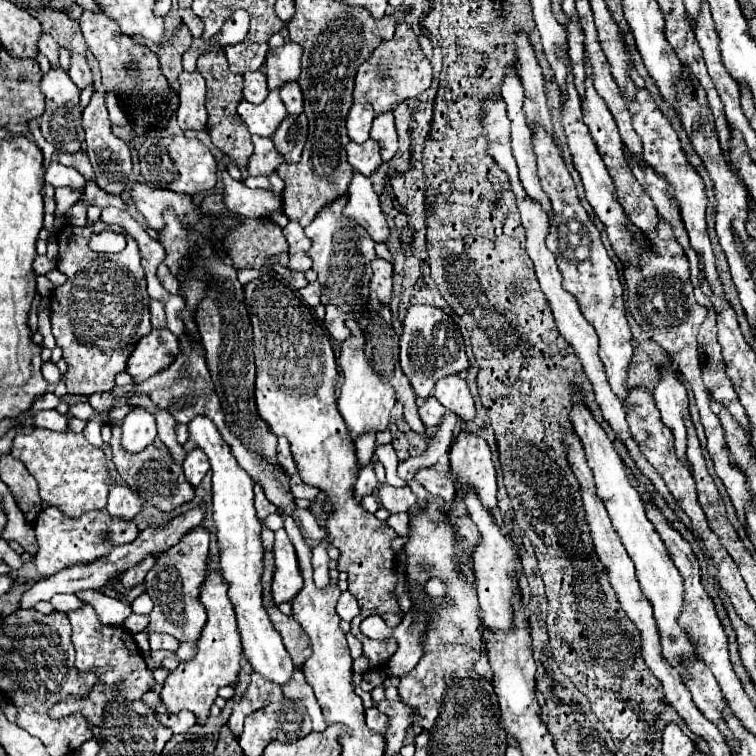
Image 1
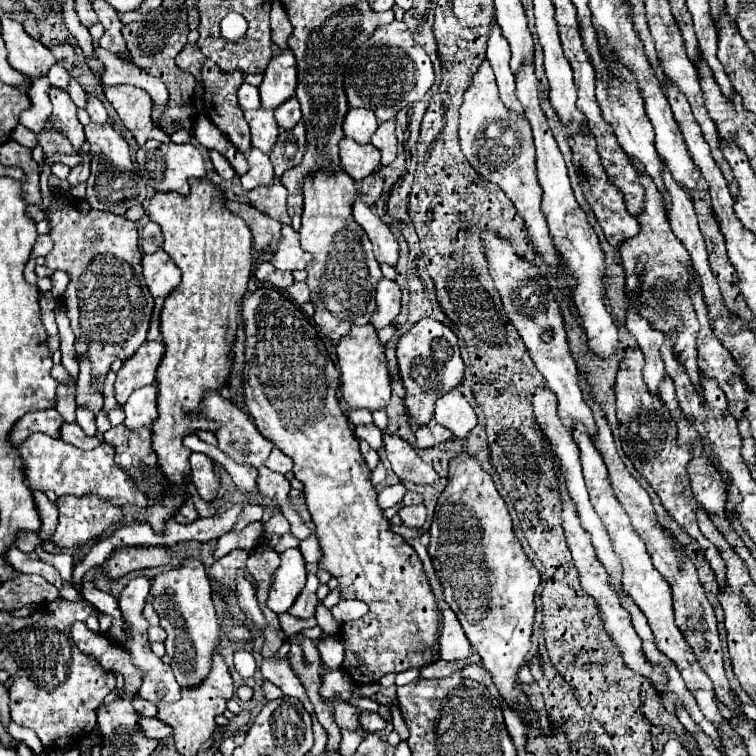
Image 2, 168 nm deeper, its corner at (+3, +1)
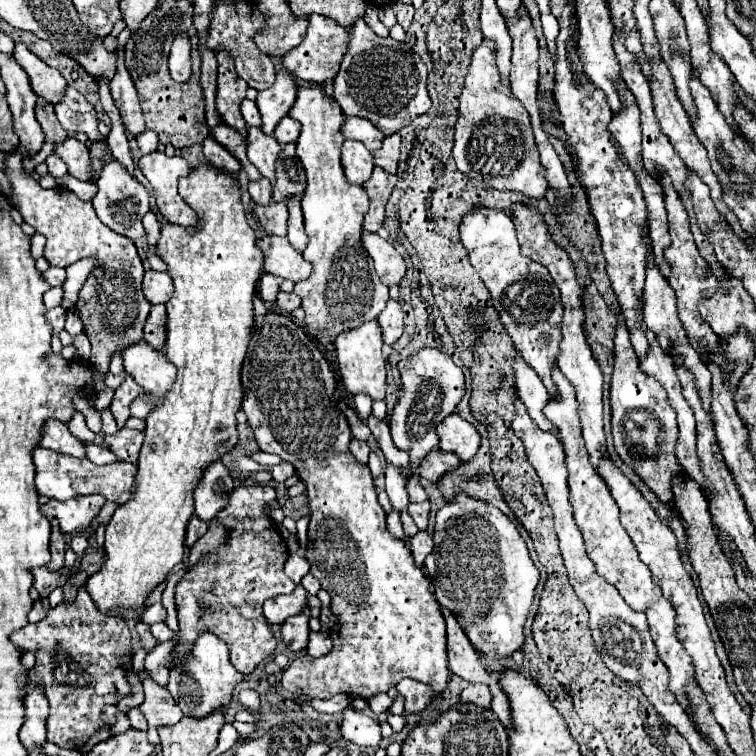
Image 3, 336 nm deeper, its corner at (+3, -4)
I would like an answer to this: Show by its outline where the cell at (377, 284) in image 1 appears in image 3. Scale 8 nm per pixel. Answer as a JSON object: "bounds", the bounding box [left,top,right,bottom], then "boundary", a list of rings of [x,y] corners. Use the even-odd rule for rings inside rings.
{"bounds":[377,300,403,346],"boundary":[[[389,300],[387,308],[379,314],[377,322],[379,322],[381,330],[383,330],[385,344],[391,346],[393,342],[397,342],[401,338],[401,334],[403,334],[403,310],[401,310],[399,302]]]}

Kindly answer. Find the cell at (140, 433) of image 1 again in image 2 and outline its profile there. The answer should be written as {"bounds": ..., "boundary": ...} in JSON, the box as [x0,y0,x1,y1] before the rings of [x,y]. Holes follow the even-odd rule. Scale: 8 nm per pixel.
{"bounds":[123,385,157,429],"boundary":[[[147,385],[143,389],[137,389],[131,393],[131,397],[125,403],[125,421],[123,425],[127,429],[139,429],[139,427],[151,427],[157,419],[157,387]]]}

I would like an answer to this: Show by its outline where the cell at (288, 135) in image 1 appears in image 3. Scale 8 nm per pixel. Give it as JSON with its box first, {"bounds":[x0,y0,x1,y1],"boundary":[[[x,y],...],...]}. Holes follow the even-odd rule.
{"bounds":[273,144,307,202],"boundary":[[[285,144],[277,158],[277,182],[273,184],[273,202],[285,202],[289,196],[301,198],[305,186],[307,178],[301,160],[295,154],[295,144]]]}

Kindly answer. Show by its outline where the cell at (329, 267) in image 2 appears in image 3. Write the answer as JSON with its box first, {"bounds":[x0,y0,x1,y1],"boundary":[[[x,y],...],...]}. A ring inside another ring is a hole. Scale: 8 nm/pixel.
{"bounds":[289,82,389,350],"boundary":[[[297,82],[297,98],[289,110],[289,116],[301,122],[297,156],[307,172],[307,188],[301,196],[301,206],[309,236],[303,258],[313,264],[311,276],[297,282],[293,292],[301,298],[307,332],[327,350],[333,350],[333,340],[339,332],[357,328],[379,316],[389,300],[389,288],[383,288],[371,264],[371,256],[361,248],[363,216],[367,214],[369,200],[361,186],[347,182],[341,168],[339,156],[345,140],[341,124],[345,124],[345,114],[321,84]]]}

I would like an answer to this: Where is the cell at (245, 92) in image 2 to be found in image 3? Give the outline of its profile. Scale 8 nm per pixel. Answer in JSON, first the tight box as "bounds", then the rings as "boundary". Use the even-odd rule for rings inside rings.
{"bounds":[241,100,261,128],"boundary":[[[243,100],[243,104],[241,104],[241,114],[243,114],[247,126],[257,126],[257,128],[261,126],[261,114],[259,114],[255,102]]]}

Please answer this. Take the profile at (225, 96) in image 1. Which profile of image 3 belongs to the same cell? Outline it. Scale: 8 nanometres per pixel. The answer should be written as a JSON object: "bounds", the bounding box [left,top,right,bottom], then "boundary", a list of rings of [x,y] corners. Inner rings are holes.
{"bounds":[217,50,247,136],"boundary":[[[217,50],[217,62],[219,62],[219,88],[217,88],[217,110],[227,126],[233,126],[243,136],[247,136],[247,124],[239,112],[241,102],[245,100],[247,82],[243,82],[235,66],[231,64],[231,54]]]}

